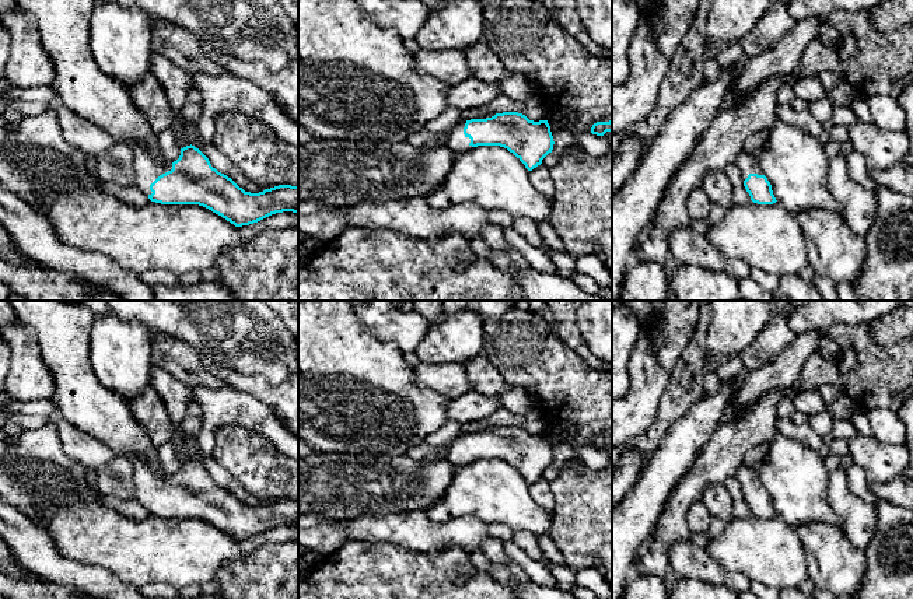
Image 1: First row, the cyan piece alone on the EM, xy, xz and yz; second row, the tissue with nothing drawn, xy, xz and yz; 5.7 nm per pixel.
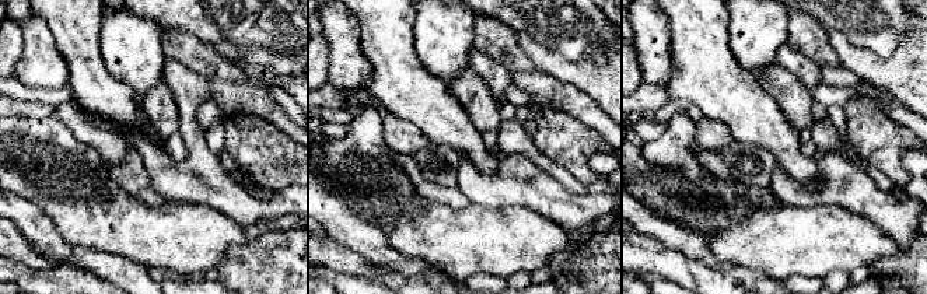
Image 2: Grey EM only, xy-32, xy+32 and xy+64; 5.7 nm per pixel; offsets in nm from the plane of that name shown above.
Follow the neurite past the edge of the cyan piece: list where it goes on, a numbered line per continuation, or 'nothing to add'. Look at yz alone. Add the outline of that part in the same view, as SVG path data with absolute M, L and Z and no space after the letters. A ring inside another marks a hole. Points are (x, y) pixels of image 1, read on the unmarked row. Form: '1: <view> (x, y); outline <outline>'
1: yz (747, 476); outline M744 463L737 470L735 477L739 481L744 494L749 487L765 488L758 476L758 472Z

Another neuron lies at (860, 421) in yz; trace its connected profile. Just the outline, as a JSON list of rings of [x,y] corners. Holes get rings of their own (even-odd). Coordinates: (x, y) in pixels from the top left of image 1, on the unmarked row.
[[[857,409],[850,418],[853,427],[856,428],[857,434],[863,434],[863,435],[872,435],[872,428],[868,420],[868,416],[861,411],[860,409]]]

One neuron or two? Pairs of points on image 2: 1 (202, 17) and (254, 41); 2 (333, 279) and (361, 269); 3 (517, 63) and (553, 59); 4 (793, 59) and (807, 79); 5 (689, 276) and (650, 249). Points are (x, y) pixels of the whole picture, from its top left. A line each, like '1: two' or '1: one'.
1: one
2: two
3: two
4: one
5: one

